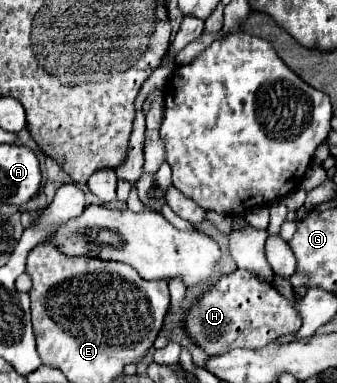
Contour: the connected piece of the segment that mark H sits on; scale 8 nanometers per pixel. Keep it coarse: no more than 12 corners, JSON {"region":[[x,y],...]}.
{"region":[[251,271],[221,275],[183,327],[207,355],[301,327],[295,301]]}

